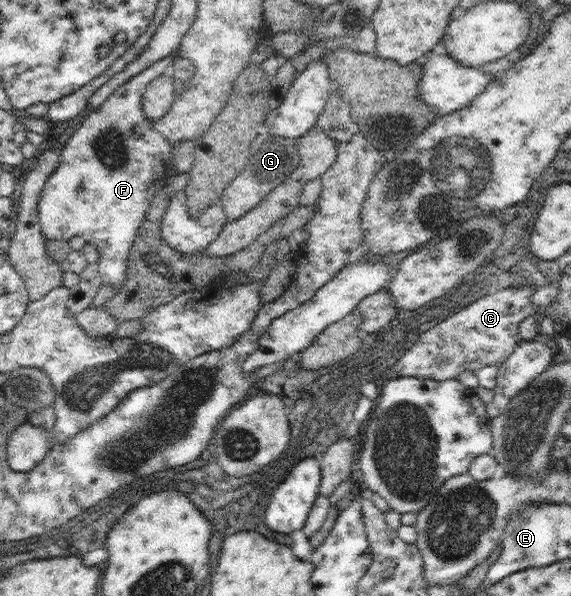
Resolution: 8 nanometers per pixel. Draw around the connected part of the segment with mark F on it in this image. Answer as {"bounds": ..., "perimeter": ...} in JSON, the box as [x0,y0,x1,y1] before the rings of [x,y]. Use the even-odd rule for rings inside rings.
{"bounds":[38,52,178,290],"perimeter":[[[173,52],[148,66],[143,72],[136,74],[131,80],[117,88],[116,92],[111,93],[109,99],[105,100],[99,108],[89,109],[80,118],[79,124],[71,129],[68,141],[61,150],[59,164],[45,182],[38,200],[40,228],[45,238],[69,241],[71,237],[81,235],[86,242],[96,244],[100,252],[98,273],[101,282],[112,289],[119,290],[124,284],[128,256],[138,229],[142,220],[145,220],[155,192],[167,184],[167,178],[173,170],[171,162],[173,144],[154,128],[154,122],[145,117],[142,101],[149,83],[159,75],[163,75],[177,55],[178,53]],[[135,127],[141,129],[140,138],[131,135]]]}

